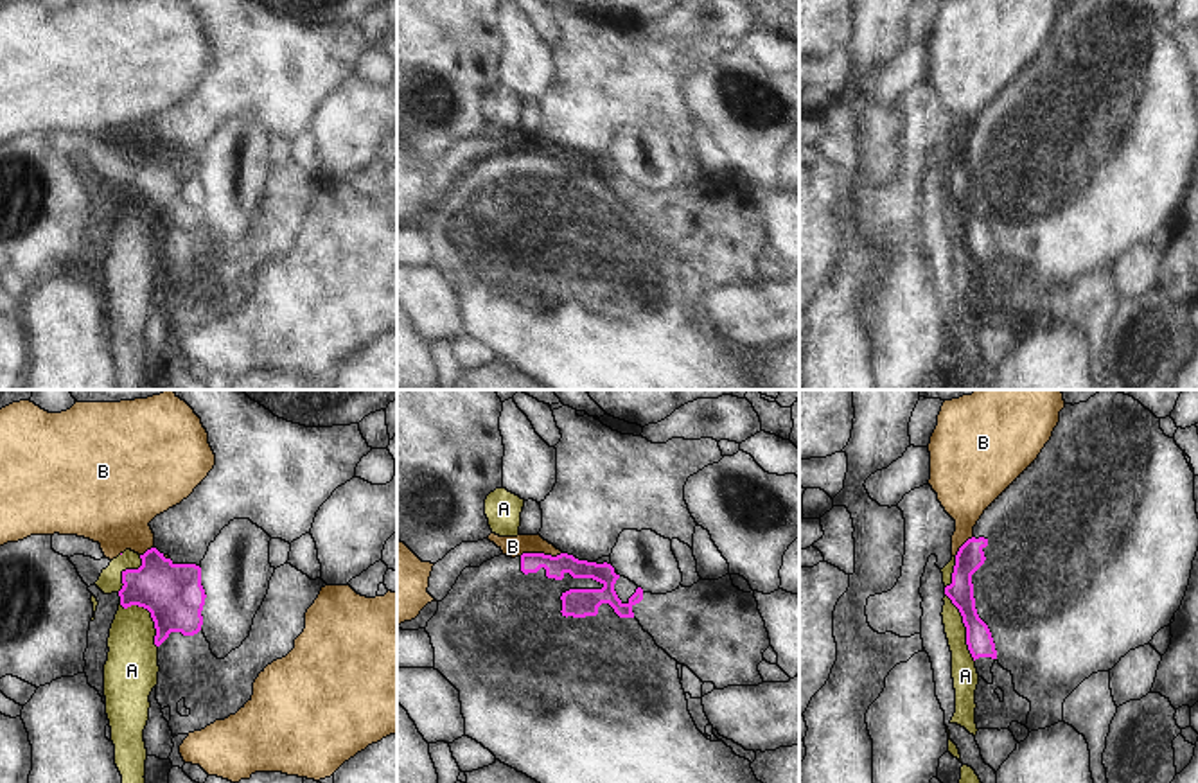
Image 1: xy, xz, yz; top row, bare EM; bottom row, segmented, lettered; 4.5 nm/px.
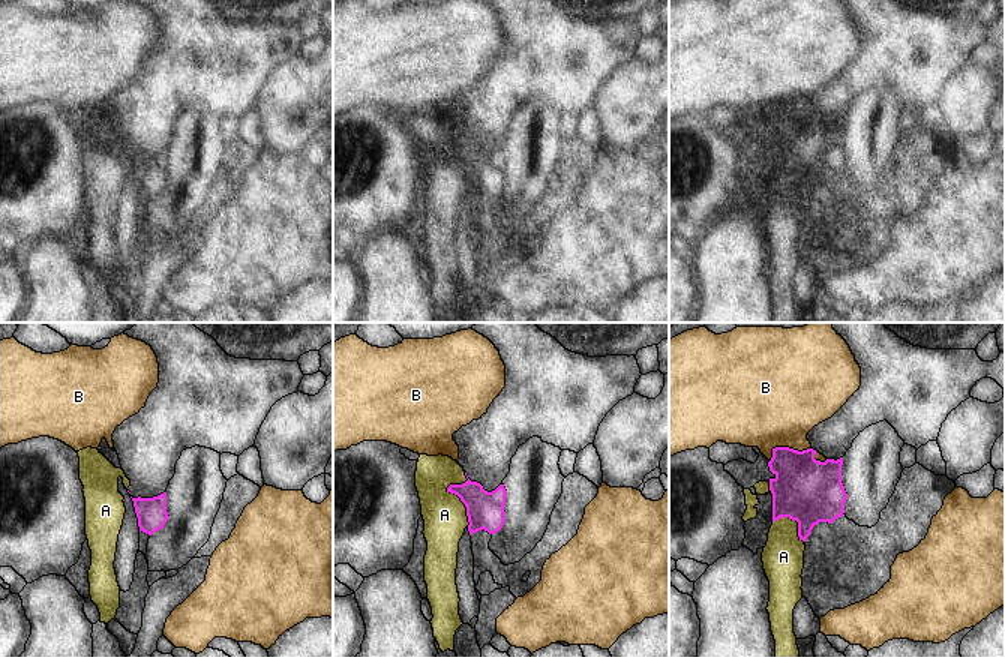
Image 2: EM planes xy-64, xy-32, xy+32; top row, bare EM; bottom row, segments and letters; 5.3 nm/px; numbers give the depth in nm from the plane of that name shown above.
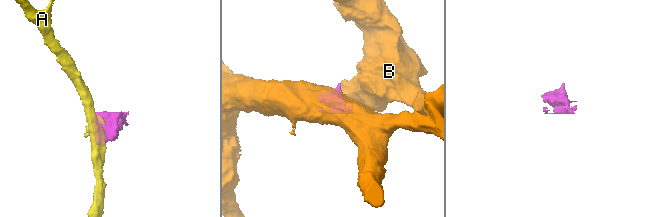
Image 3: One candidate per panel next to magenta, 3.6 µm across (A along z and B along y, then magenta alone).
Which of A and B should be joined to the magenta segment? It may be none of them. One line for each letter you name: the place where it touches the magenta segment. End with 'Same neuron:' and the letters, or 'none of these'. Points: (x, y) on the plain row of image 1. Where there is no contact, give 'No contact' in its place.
Same neuron: none of these

